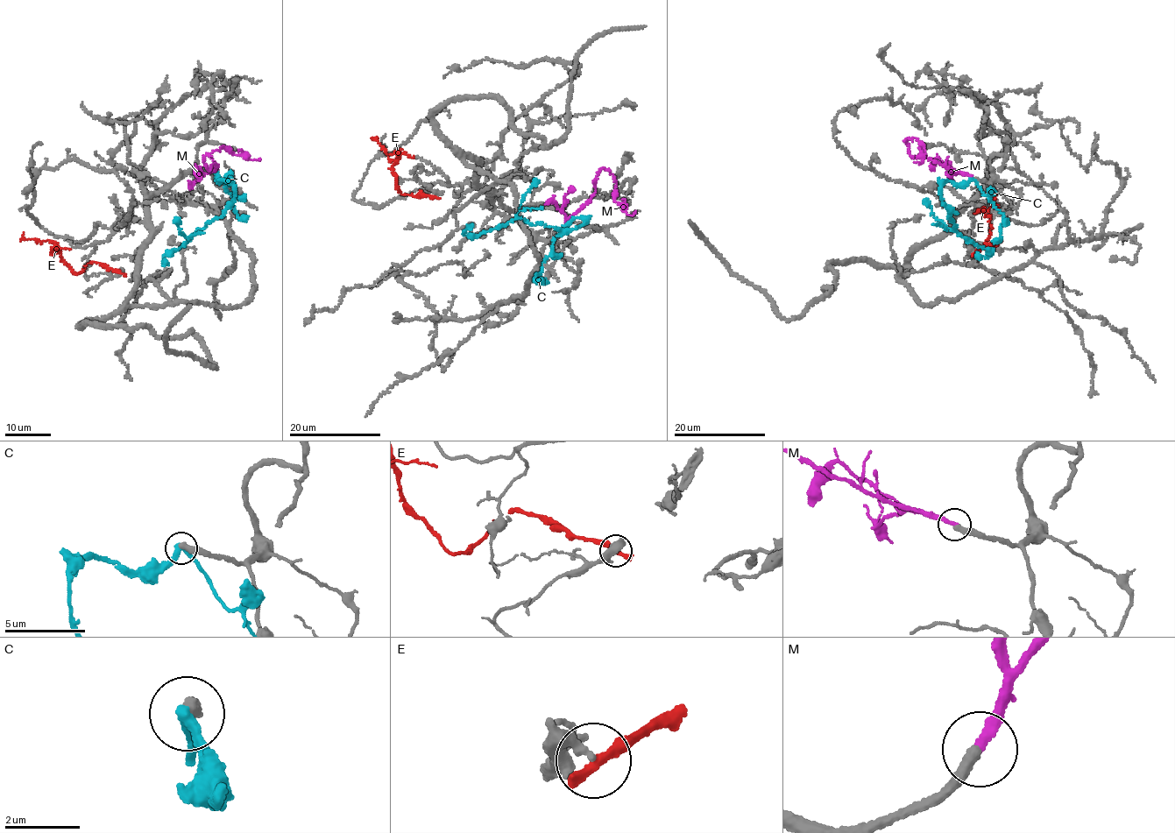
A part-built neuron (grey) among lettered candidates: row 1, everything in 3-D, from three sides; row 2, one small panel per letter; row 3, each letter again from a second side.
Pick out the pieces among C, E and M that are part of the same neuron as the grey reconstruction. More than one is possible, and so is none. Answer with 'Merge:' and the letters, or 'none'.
Merge: M

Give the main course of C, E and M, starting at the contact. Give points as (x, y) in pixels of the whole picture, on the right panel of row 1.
C: (972, 179), (941, 183), (941, 201), (956, 231), (993, 251), (986, 257), (975, 255)
E: (974, 251), (1001, 241), (994, 244), (987, 243), (990, 208), (997, 207), (993, 194), (994, 188)
M: (972, 176), (924, 156), (912, 157), (907, 140), (909, 138), (917, 139), (923, 152), (920, 165), (914, 162)

